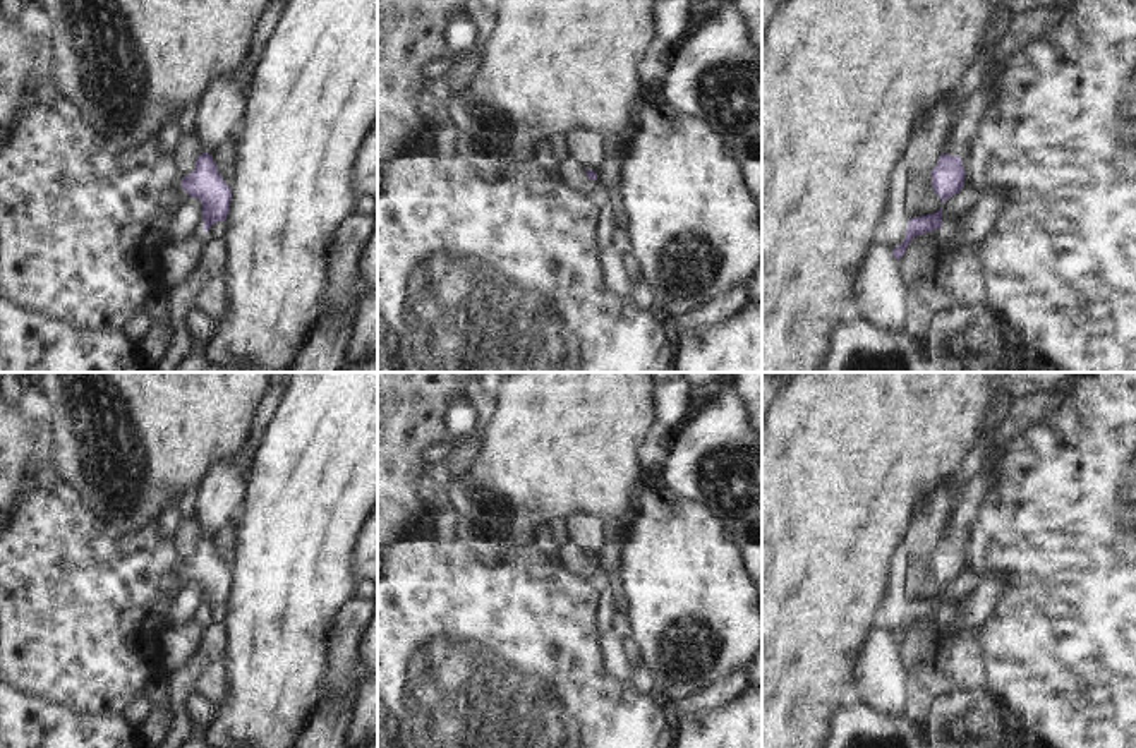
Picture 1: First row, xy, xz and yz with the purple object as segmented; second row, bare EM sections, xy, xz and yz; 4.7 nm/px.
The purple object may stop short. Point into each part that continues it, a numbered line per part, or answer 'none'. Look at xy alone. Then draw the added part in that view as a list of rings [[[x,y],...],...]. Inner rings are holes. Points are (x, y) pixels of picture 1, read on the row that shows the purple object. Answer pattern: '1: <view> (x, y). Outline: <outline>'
1: xy (189, 148). Outline: [[[197,134],[180,137],[173,156],[178,160],[178,173],[182,178],[196,170],[196,161],[202,154]]]

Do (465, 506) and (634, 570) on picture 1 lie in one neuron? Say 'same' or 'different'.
different

